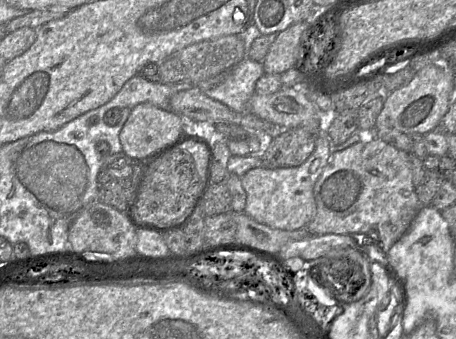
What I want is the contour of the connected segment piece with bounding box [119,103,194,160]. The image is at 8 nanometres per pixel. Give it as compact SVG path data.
M140 103L131 112L119 133L123 152L132 159L143 158L172 142L194 127L183 129L183 119L173 111L151 103Z

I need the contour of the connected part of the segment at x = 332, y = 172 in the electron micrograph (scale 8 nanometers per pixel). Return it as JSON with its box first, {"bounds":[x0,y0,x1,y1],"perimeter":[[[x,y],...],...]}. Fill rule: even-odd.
{"bounds":[307,134,422,253],"perimeter":[[[374,134],[360,142],[332,153],[314,186],[316,214],[307,225],[310,234],[351,235],[359,246],[379,246],[385,253],[409,230],[422,206],[413,184],[409,153],[399,150]]]}

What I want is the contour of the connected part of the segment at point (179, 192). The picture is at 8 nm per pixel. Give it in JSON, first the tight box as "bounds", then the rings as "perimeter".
{"bounds":[133,141,208,226],"perimeter":[[[188,141],[181,147],[155,159],[148,167],[133,216],[137,221],[157,226],[169,226],[180,222],[193,209],[196,199],[205,185],[208,158],[206,147]]]}

